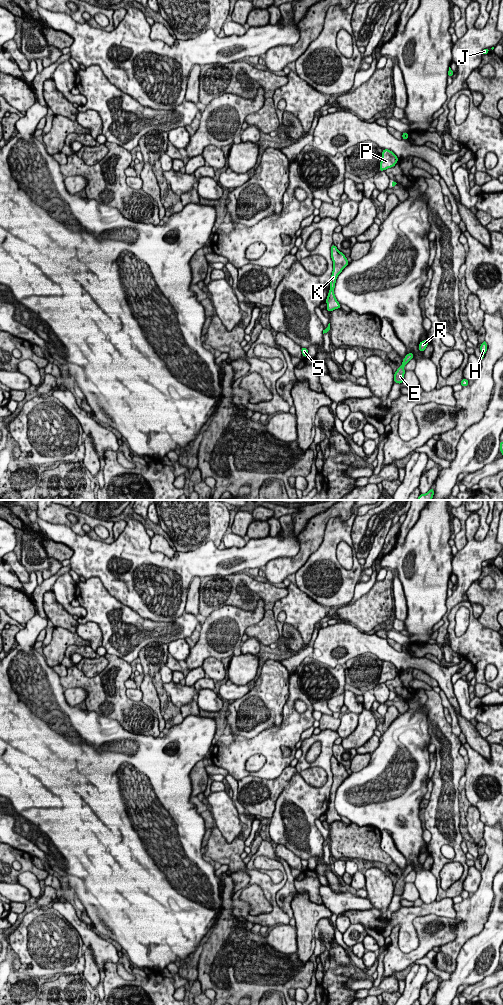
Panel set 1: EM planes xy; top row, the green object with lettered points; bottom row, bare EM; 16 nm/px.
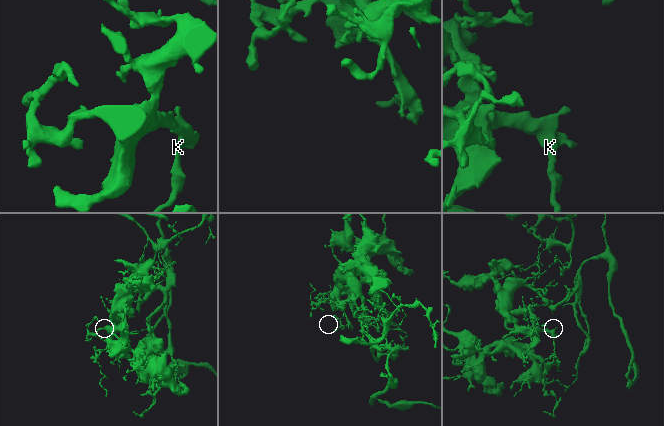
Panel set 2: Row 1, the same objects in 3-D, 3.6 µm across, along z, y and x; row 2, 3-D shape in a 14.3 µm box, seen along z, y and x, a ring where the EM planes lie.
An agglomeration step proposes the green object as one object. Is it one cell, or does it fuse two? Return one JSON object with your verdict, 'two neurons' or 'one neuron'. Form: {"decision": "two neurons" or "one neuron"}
{"decision": "one neuron"}

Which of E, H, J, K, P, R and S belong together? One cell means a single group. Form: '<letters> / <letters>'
E H J K P R S

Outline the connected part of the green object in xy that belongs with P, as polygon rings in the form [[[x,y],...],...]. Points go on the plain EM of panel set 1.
[[[383,661],[379,683],[384,683],[388,680],[394,679],[398,671],[399,670],[395,667],[394,664],[388,661]]]

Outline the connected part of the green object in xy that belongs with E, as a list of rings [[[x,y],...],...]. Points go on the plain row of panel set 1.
[[[407,865],[405,870],[402,873],[402,877],[397,881],[397,883],[394,885],[394,895],[402,896],[404,892],[404,878],[414,869],[413,865]]]

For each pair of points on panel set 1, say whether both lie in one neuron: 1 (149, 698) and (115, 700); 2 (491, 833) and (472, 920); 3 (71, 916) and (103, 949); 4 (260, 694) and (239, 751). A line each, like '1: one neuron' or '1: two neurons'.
1: two neurons
2: one neuron
3: one neuron
4: two neurons

